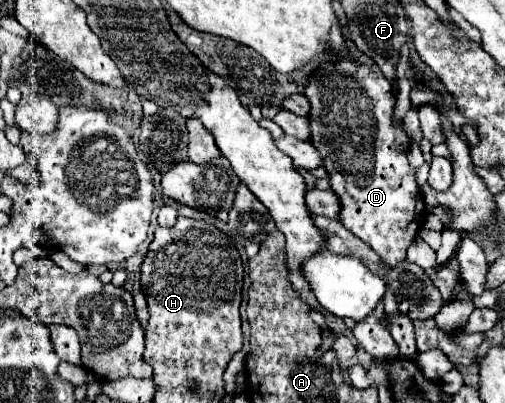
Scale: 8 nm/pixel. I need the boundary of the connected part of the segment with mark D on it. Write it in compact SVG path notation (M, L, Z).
M353 61L323 63L311 77L305 89L305 97L311 101L311 143L325 157L325 169L329 171L331 189L341 201L339 221L359 239L363 239L387 265L397 265L405 259L407 247L415 241L417 231L425 219L425 201L415 183L415 169L407 161L409 137L401 125L393 125L395 95L391 93L389 79L373 67L355 67Z

